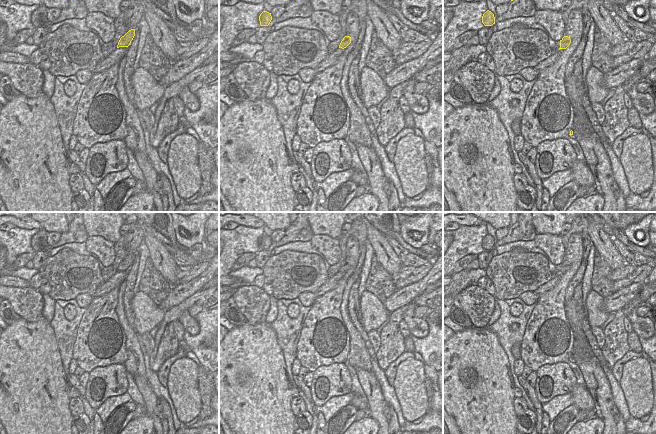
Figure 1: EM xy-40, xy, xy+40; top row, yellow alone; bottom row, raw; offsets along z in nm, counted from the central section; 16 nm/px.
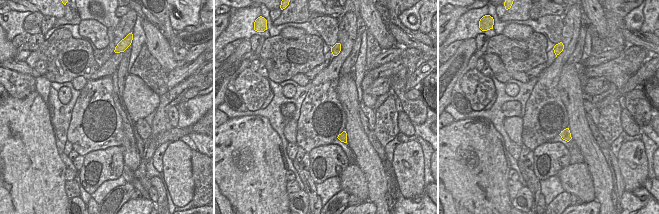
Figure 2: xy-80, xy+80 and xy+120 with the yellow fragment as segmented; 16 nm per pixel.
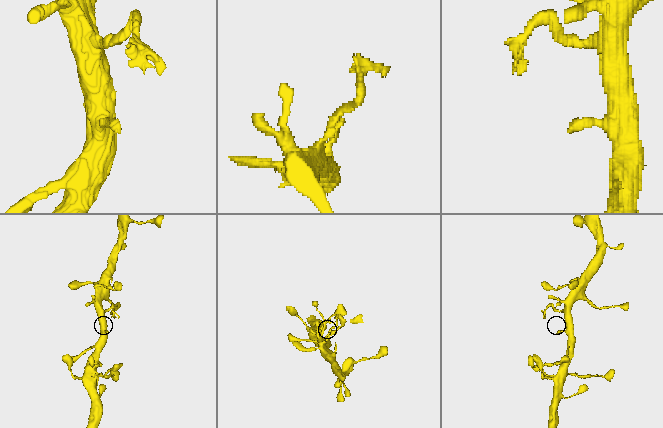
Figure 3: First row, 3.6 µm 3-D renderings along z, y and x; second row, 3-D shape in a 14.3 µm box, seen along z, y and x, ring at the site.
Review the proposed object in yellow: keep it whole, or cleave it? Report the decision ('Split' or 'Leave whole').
Split.

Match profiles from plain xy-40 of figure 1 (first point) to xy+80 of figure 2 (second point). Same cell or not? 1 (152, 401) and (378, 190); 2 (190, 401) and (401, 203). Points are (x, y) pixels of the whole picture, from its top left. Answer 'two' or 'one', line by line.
1: one
2: two

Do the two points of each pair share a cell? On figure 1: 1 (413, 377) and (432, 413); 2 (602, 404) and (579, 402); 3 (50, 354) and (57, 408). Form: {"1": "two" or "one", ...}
{"1": "two", "2": "two", "3": "one"}

